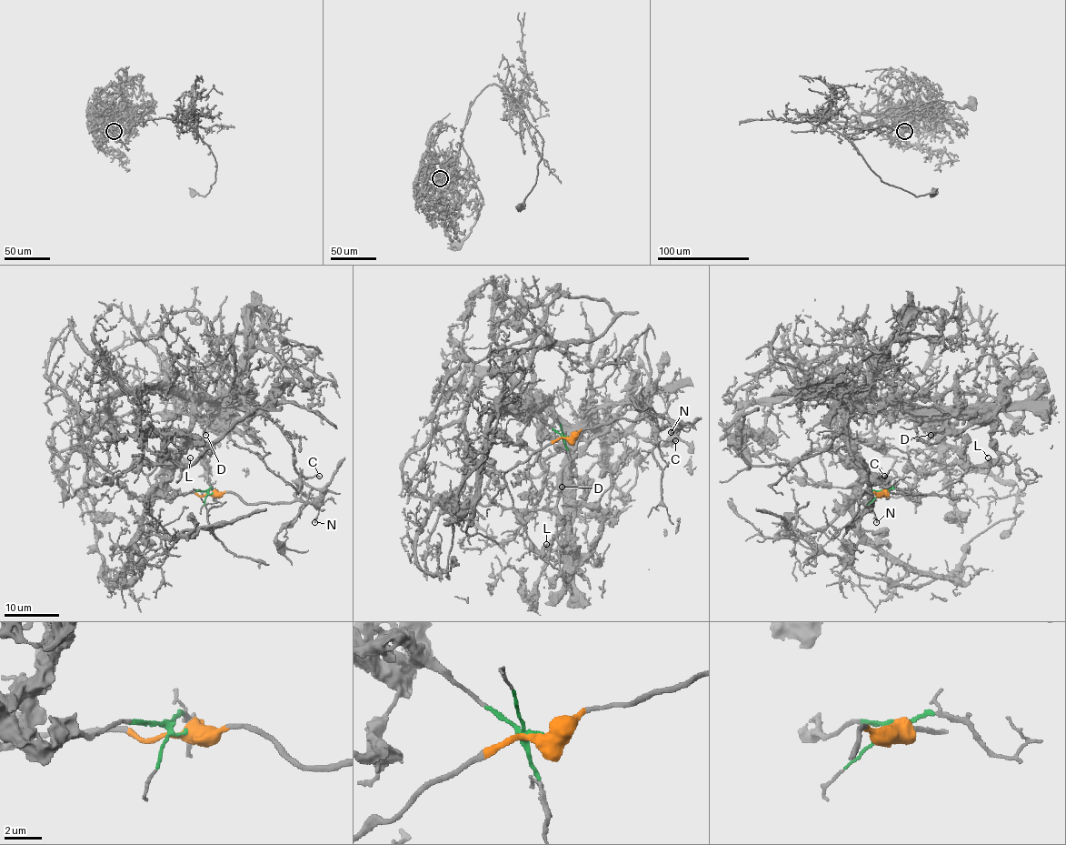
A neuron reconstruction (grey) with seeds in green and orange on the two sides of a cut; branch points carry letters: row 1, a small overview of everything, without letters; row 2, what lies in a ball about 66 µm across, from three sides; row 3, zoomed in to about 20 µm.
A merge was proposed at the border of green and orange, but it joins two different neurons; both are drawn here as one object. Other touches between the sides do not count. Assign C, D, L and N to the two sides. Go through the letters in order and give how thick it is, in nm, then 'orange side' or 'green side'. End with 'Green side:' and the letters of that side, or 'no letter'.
C: 160 nm | green side
D: 110 nm | green side
L: 280 nm | orange side
N: 180 nm | orange side
Green side: C, D

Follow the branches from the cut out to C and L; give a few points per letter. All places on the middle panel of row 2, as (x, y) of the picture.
C: (565, 436), (527, 408), (518, 413), (546, 402), (581, 424), (602, 407), (645, 403), (655, 433), (675, 440)
L: (565, 436), (535, 449), (503, 475), (518, 518), (526, 527), (527, 538), (538, 550), (546, 545)

